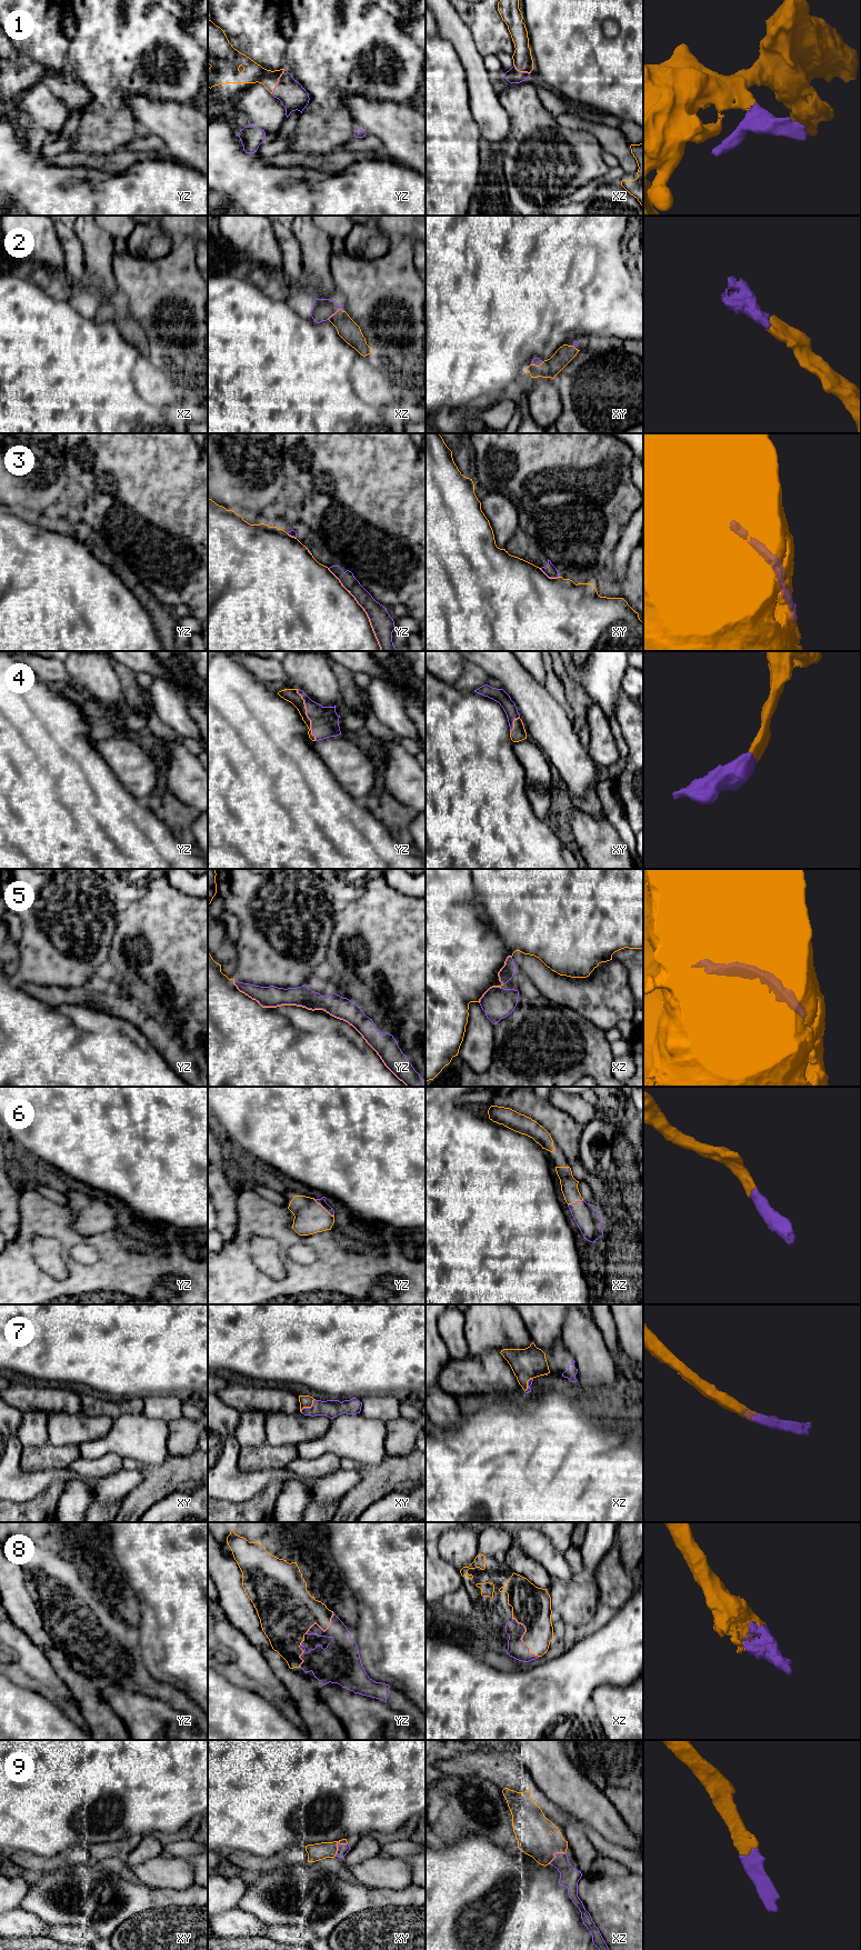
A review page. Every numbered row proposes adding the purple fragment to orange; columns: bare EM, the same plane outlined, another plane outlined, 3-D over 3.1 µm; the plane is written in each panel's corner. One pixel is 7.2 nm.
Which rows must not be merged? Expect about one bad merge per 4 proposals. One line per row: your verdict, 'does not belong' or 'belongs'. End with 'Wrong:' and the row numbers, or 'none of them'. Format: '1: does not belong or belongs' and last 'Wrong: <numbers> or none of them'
1: belongs
2: belongs
3: does not belong
4: belongs
5: does not belong
6: belongs
7: belongs
8: belongs
9: belongs
Wrong: 3, 5

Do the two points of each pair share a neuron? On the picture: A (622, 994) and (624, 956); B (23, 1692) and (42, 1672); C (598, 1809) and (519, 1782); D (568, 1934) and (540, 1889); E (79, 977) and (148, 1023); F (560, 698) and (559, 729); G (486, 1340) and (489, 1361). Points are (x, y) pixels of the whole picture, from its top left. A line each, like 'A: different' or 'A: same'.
A: different
B: different
C: different
D: same
E: different
F: different
G: different

